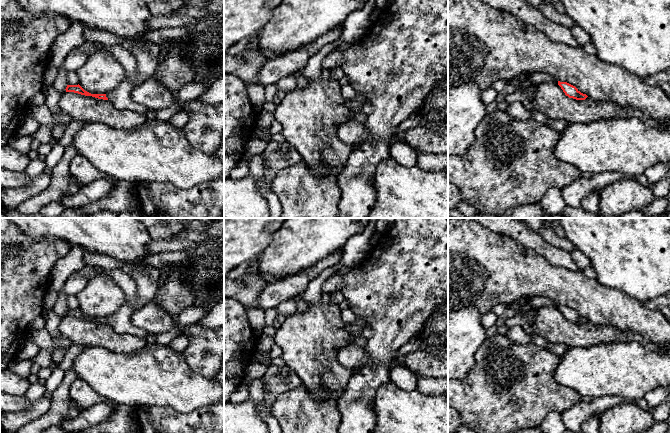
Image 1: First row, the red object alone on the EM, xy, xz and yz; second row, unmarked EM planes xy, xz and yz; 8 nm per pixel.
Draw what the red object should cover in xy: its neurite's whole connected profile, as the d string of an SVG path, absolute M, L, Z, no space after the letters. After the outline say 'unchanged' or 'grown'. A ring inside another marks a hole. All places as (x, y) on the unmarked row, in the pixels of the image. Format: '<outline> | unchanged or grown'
M124 302L121 308L115 314L106 318L91 318L85 315L79 308L67 309L65 314L66 316L74 316L85 320L92 320L98 323L110 324L118 333L131 334L145 338L149 333L132 323L131 316L133 312L134 309Z | grown

